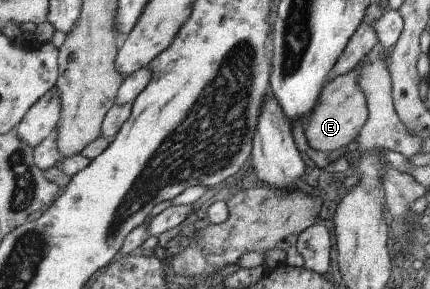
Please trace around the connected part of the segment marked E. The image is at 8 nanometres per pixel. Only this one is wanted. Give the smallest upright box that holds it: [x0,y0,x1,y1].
[302,68,367,153]

